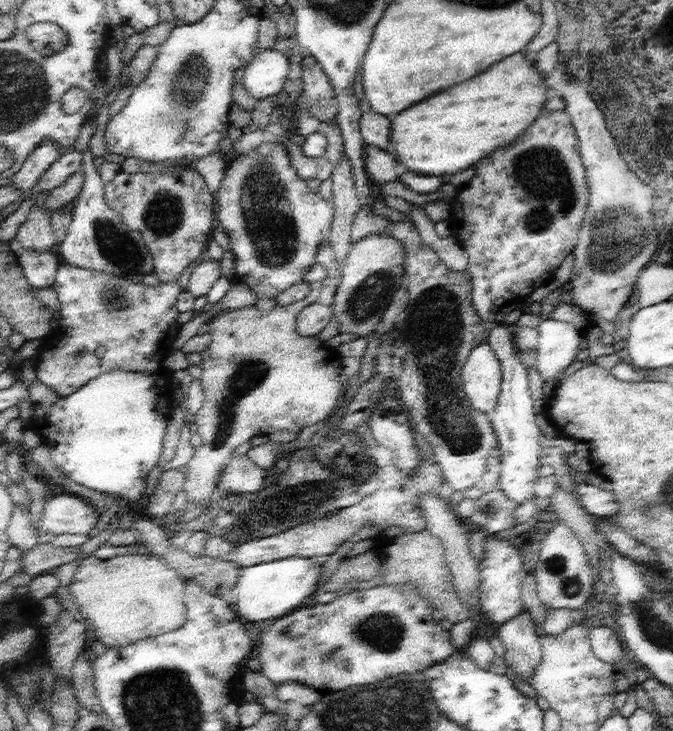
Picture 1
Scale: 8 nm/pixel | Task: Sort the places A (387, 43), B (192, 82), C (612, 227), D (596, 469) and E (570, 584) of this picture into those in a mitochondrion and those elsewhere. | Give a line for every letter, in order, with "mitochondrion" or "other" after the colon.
A: other
B: mitochondrion
C: mitochondrion
D: other
E: mitochondrion

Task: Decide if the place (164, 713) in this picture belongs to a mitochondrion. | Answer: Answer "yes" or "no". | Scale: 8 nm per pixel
yes

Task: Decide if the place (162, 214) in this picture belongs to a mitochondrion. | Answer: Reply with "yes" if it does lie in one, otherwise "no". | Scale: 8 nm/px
yes

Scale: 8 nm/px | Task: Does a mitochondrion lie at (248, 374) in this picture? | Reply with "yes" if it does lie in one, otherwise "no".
yes

